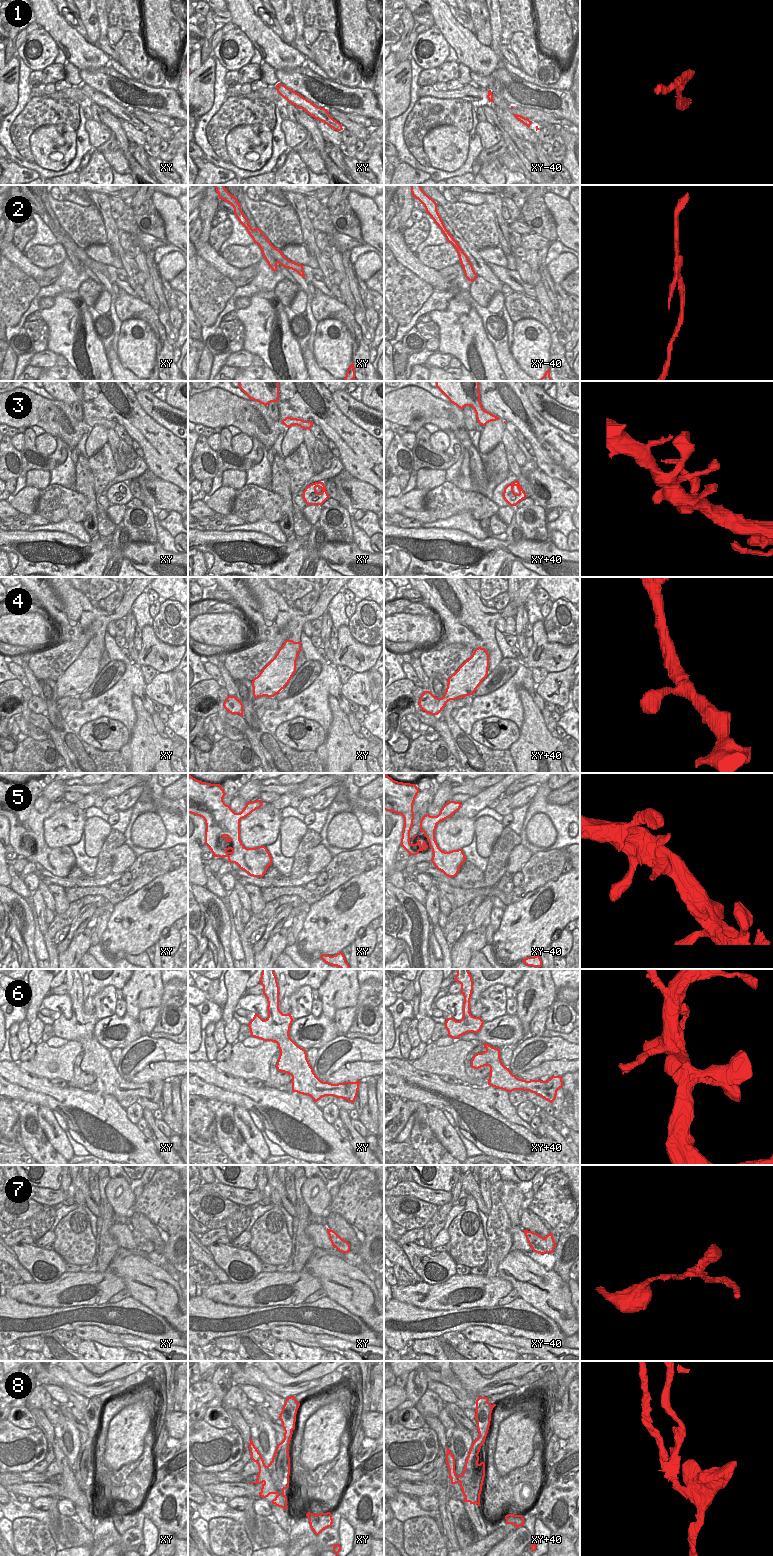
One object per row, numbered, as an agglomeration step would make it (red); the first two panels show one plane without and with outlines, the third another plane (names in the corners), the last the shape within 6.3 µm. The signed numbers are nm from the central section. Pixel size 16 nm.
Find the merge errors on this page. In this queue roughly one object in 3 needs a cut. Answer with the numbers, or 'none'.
2, 8

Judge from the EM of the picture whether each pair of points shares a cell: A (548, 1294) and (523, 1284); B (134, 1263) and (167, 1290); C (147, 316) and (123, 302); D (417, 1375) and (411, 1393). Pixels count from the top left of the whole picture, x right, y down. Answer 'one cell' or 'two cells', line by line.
A: one cell
B: one cell
C: one cell
D: one cell

